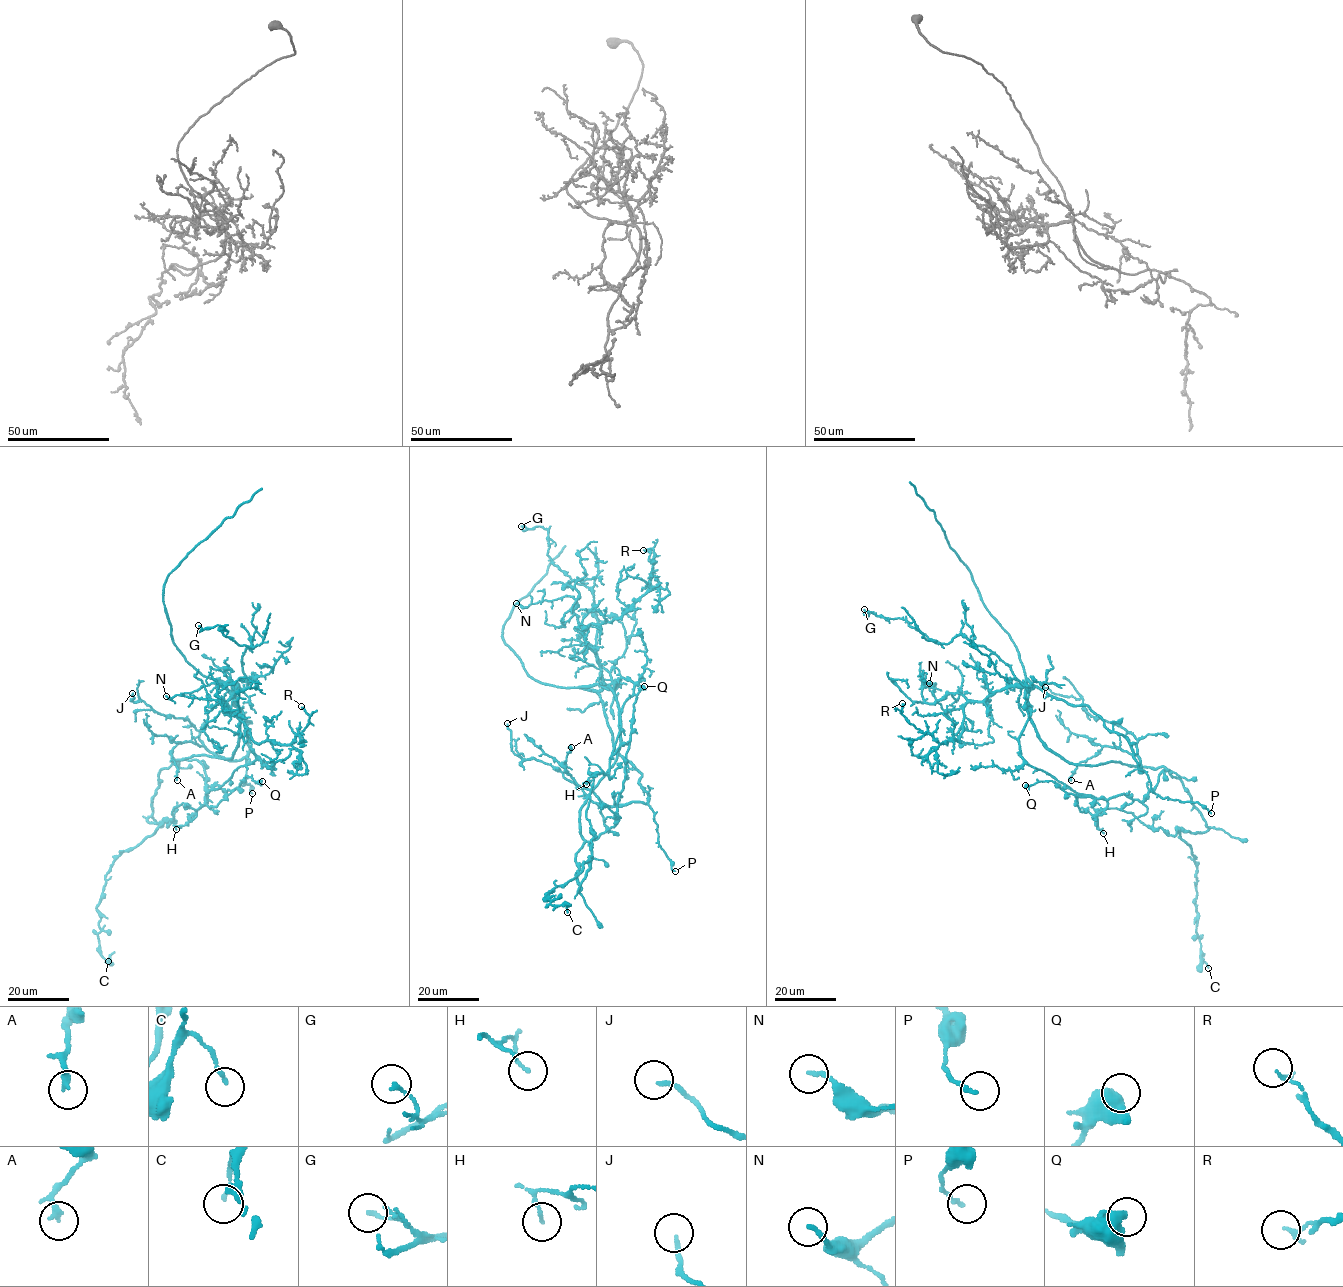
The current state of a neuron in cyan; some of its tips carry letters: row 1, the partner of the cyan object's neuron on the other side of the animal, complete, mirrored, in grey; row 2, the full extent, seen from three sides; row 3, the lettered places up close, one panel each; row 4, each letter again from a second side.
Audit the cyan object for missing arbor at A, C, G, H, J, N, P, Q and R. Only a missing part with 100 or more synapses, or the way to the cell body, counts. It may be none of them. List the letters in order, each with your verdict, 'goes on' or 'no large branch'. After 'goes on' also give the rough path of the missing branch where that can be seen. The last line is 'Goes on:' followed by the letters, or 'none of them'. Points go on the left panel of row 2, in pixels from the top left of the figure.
A: no large branch
C: no large branch
G: no large branch
H: no large branch
J: no large branch
N: no large branch
P: no large branch
Q: no large branch
R: no large branch
Goes on: none of them

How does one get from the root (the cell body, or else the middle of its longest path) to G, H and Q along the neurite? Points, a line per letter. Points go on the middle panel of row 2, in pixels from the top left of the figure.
G: (619, 716), (610, 687), (582, 687), (612, 681), (597, 655), (593, 592), (552, 562), (548, 531), (521, 526)
H: (619, 716), (610, 687), (620, 678), (634, 688), (621, 713), (610, 779), (602, 771), (586, 784)
Q: (619, 716), (617, 759), (580, 809), (580, 832), (588, 841), (615, 825), (633, 704), (644, 686)

